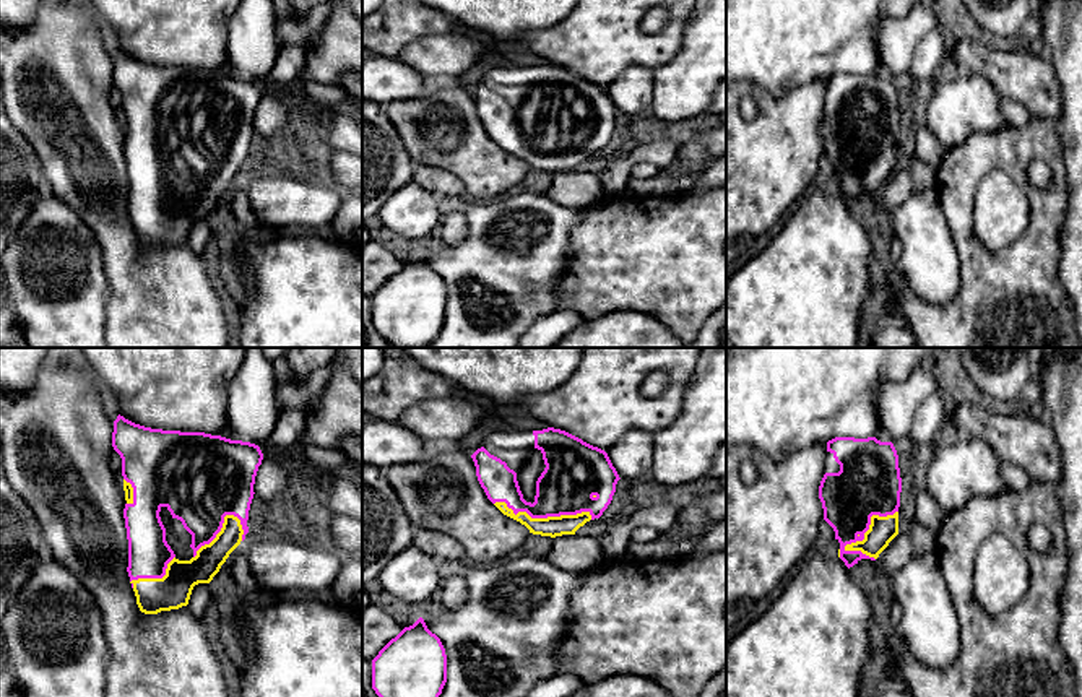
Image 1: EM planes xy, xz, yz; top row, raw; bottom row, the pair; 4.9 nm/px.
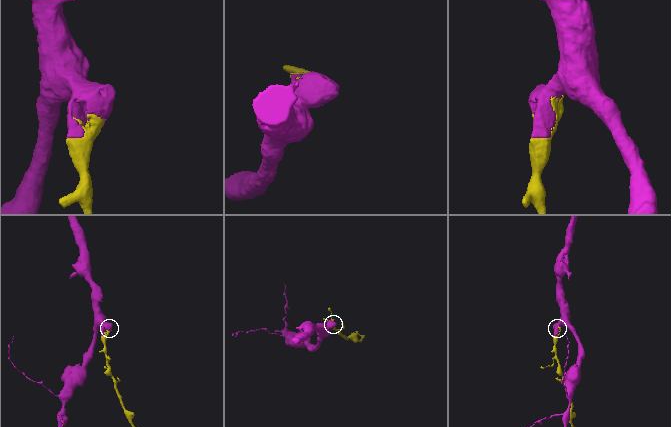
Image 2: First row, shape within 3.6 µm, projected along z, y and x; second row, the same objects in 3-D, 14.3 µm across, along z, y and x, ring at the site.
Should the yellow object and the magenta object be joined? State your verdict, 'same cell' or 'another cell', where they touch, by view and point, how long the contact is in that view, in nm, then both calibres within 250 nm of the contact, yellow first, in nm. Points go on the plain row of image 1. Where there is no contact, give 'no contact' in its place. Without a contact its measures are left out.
same cell; contact xz (545, 155); length 500 nm; calibres 100 and 280 nm

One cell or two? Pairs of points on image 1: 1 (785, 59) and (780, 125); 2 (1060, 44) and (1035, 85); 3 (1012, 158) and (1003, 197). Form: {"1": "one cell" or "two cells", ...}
{"1": "two cells", "2": "two cells", "3": "two cells"}

